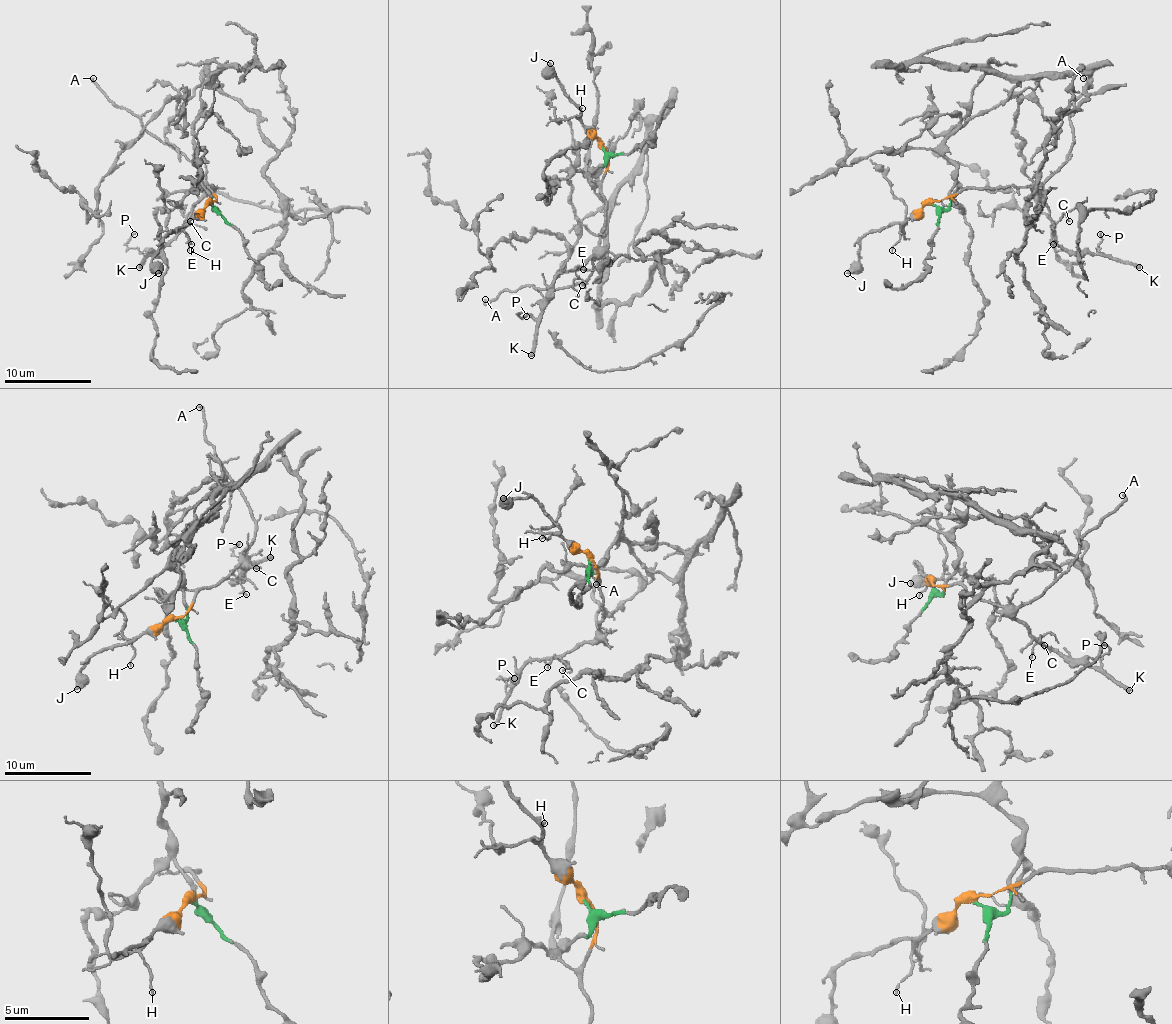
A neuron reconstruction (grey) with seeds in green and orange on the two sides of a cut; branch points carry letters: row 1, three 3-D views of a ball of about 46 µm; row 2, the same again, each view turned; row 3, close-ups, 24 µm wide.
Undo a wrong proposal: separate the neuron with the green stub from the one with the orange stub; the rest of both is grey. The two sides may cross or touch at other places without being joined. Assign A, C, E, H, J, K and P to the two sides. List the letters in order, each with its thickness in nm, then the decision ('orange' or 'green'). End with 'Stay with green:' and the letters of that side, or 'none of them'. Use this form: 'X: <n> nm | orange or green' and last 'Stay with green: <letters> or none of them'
A: 200 nm | orange
C: 130 nm | orange
E: 150 nm | orange
H: 110 nm | orange
J: 550 nm | orange
K: 320 nm | orange
P: 120 nm | orange
Stay with green: none of them

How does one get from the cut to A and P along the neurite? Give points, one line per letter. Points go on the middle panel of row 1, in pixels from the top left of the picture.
A: (603, 149), (609, 162), (601, 182), (605, 230), (592, 273), (553, 290), (521, 286), (486, 299)
P: (603, 149), (609, 162), (601, 182), (605, 223), (599, 253), (562, 271), (536, 318), (527, 316)

